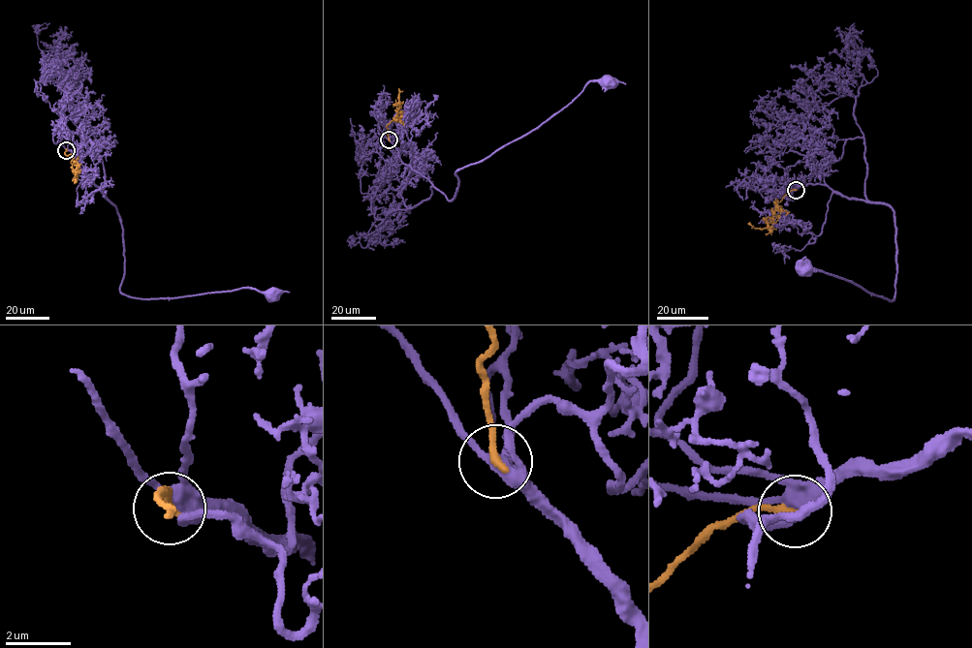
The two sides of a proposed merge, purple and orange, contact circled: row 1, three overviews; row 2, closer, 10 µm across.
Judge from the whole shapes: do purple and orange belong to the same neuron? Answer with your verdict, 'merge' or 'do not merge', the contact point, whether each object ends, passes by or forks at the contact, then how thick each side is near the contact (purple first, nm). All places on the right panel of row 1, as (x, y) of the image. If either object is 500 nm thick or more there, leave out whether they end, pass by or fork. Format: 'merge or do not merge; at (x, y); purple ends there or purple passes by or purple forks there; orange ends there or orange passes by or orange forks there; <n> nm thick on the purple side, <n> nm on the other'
merge; at (796, 190); purple forks there; orange ends there; 360 nm thick on the purple side, 240 nm on the other

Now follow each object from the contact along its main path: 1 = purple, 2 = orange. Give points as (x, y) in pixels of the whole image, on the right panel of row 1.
1: (796, 190), (823, 184), (893, 211), (896, 274), (891, 300), (814, 268), (801, 272), (804, 268)
2: (796, 190), (776, 200), (775, 204), (780, 207), (767, 227), (754, 228), (749, 222)

